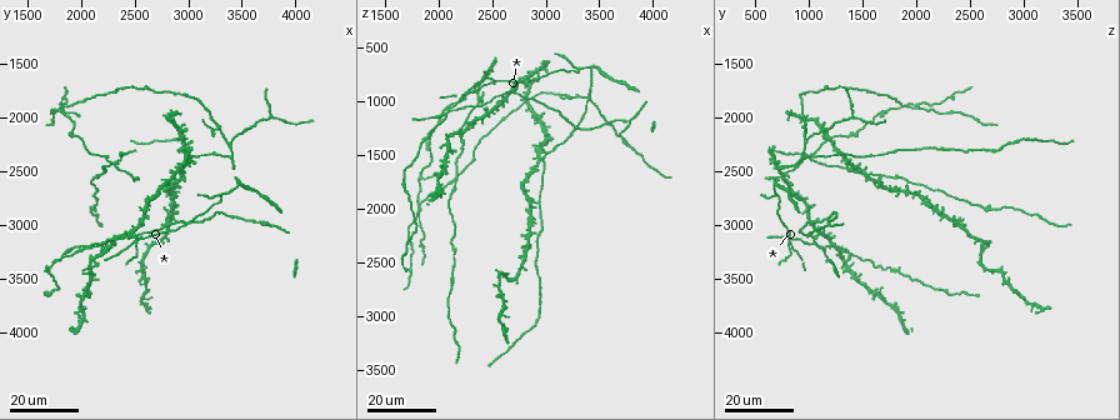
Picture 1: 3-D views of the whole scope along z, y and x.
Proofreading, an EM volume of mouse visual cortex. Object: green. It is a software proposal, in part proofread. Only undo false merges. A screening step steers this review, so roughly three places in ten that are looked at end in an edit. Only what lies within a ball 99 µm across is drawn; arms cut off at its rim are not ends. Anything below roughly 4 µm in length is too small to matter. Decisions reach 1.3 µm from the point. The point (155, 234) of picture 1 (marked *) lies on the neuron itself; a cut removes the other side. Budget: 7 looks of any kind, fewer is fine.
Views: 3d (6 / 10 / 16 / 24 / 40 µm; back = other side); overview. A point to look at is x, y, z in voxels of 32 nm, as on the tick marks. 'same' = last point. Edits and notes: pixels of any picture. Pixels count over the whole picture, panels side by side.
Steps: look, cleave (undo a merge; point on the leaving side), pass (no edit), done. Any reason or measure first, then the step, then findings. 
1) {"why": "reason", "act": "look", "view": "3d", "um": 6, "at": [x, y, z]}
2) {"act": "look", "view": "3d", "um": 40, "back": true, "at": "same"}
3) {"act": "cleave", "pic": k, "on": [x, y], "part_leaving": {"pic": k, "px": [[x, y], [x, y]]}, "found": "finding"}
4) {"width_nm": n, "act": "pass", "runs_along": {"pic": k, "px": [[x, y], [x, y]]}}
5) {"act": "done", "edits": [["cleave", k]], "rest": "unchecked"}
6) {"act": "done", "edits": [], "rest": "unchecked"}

{"why": "two arms in line, one across", "act": "look", "view": "3d", "um": 16, "at": [3300, 2080, 960]}

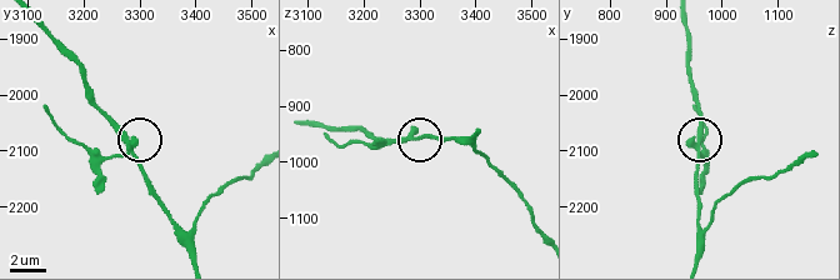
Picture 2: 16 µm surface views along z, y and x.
{"act": "look", "view": "3d", "um": 10, "at": [3275, 2095, 955]}

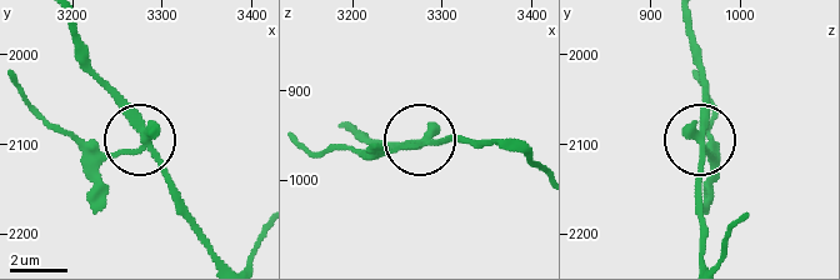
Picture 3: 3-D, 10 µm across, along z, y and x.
{"act": "look", "view": "3d", "um": 6, "at": [3280, 2095, 955]}

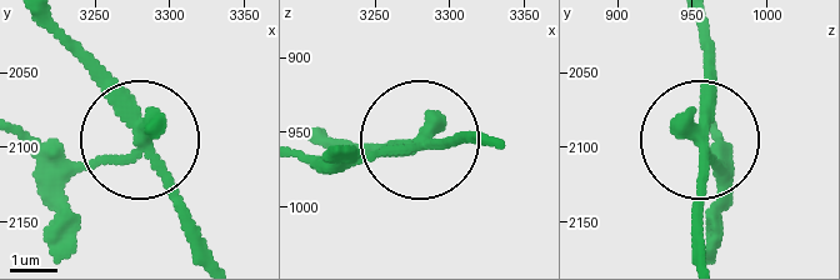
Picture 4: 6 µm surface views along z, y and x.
{"side_arm_um": 7, "act": "cleave", "pic": 4, "on": [61, 144], "part_leaving": {"pic": 4, "px": [[139, 141], [71, 165], [23, 141]]}, "found": "a second neuron is stuck on"}

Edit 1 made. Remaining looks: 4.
{"why": "three-way junction", "act": "look", "view": "3d", "um": 24, "at": [3760, 1960, 1400]}

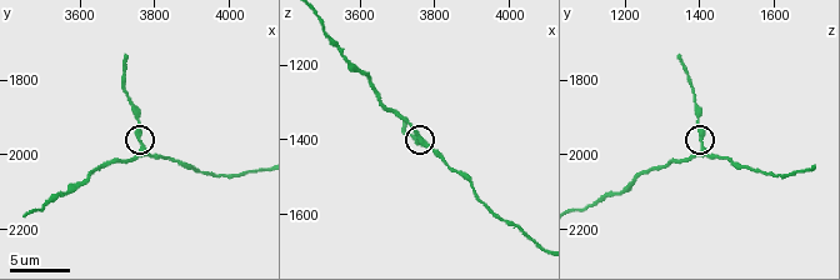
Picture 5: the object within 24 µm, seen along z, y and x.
{"act": "look", "view": "3d", "um": 6, "at": [3770, 1980, 1410]}

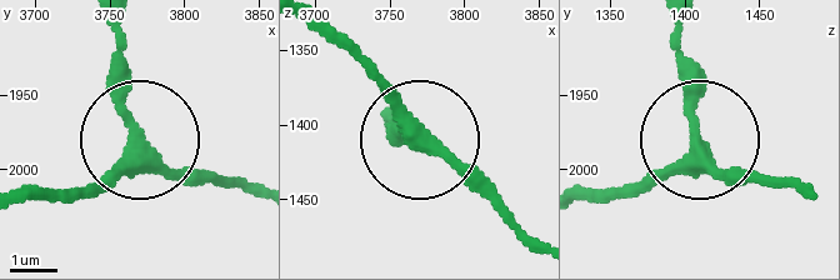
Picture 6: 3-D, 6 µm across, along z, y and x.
{"arms": 3, "act": "pass", "runs_along": {"pic": 6, "px": [[586, 193], [645, 185], [694, 158], [681, 26]]}, "found": "all the same neuron"}

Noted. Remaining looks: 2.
{"why": "three-way junction", "act": "look", "view": "3d", "um": 16, "at": [3400, 2220, 980]}

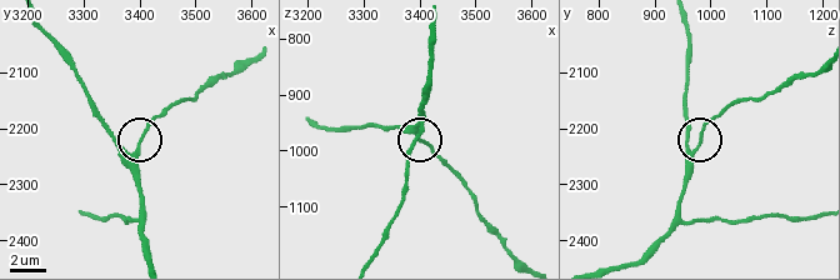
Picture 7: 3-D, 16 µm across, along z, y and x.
{"why": "zoom in", "act": "look", "view": "3d", "um": 6, "at": [3385, 2240, 965]}

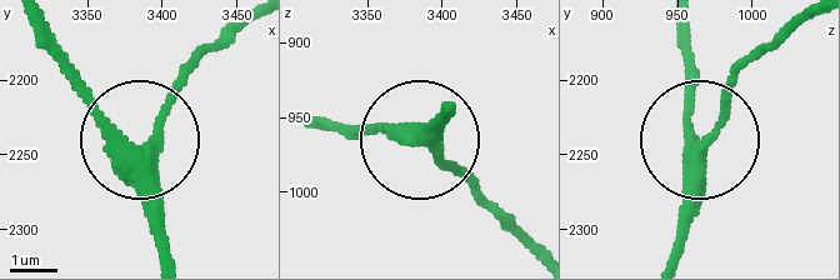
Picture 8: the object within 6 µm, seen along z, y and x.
{"act": "pass", "found": "all the same neuron"}

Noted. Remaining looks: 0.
{"act": "done", "edits": [["cleave", 4]], "rest": "unchecked"}

